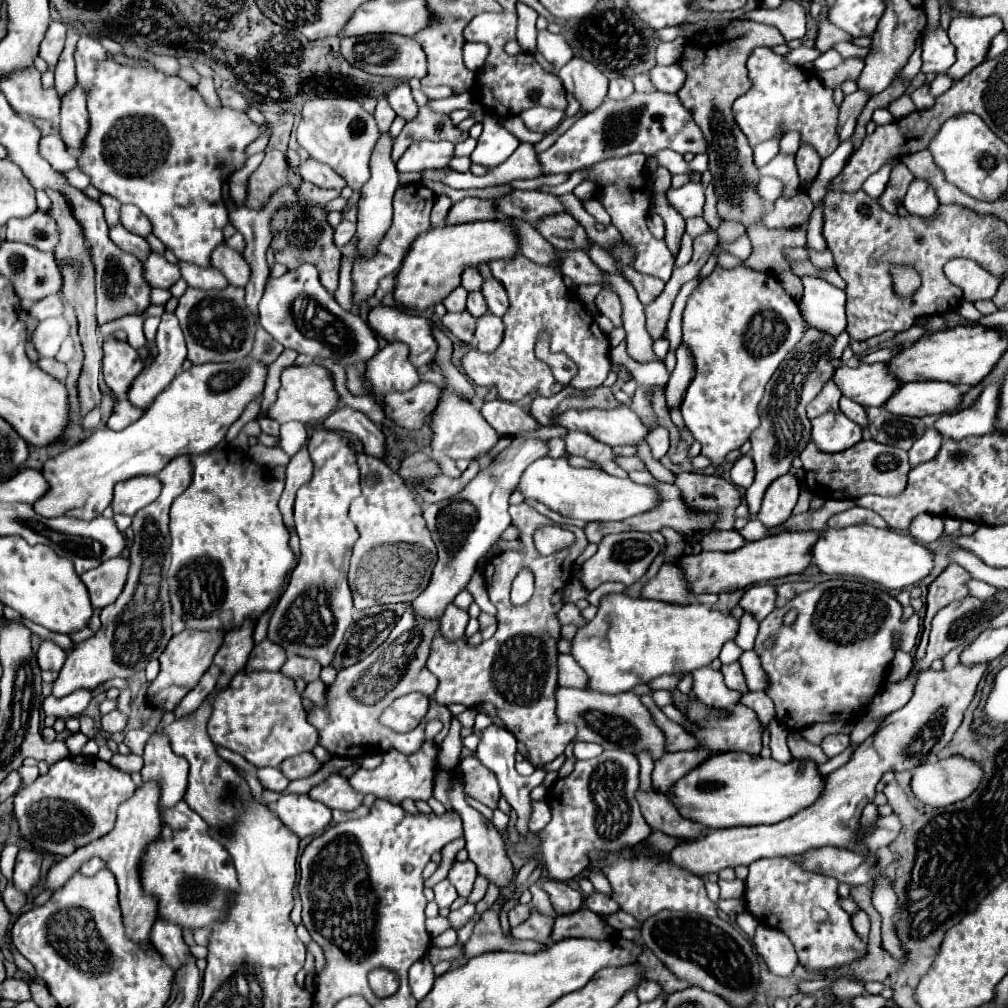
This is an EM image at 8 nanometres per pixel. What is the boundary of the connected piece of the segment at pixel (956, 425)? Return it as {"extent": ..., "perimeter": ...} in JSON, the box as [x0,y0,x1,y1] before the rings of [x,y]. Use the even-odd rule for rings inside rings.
{"extent":[935,382,1001,440],"perimeter":[[[1001,382],[989,384],[979,398],[965,410],[945,412],[935,422],[935,428],[949,438],[961,440],[965,436],[983,436],[995,430],[997,410],[999,410]]]}

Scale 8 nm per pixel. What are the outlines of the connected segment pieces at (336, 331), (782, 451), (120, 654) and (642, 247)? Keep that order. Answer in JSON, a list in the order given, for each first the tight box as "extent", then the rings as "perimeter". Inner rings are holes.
[{"extent":[259,264,379,368],"perimeter":[[[301,264],[297,270],[291,270],[287,274],[283,274],[281,278],[271,278],[269,284],[265,286],[265,294],[263,294],[259,306],[261,306],[261,324],[263,324],[263,328],[279,344],[283,344],[285,348],[295,350],[297,354],[305,354],[311,360],[329,358],[335,364],[347,368],[347,366],[353,366],[357,362],[367,364],[377,354],[377,350],[379,350],[377,336],[369,328],[369,324],[359,314],[353,314],[353,312],[343,310],[337,304],[337,300],[333,298],[333,294],[329,294],[327,290],[323,290],[319,278],[317,278],[317,270],[311,264]]]},{"extent":[745,326,835,516],"perimeter":[[[807,326],[803,338],[787,354],[787,358],[779,364],[777,372],[771,376],[771,380],[765,386],[765,396],[759,406],[761,424],[759,424],[759,428],[755,428],[751,432],[751,438],[749,438],[749,442],[751,442],[749,456],[755,462],[757,474],[755,474],[755,482],[745,492],[745,500],[747,500],[753,516],[757,516],[757,512],[759,512],[767,486],[775,478],[779,478],[791,470],[793,458],[799,456],[803,446],[807,446],[811,440],[811,424],[809,424],[805,410],[807,410],[807,404],[821,392],[825,382],[829,382],[835,372],[833,358],[829,356],[829,348],[833,342],[835,342],[835,336],[823,334],[817,328]]]},{"extent":[53,456,193,698],"perimeter":[[[189,456],[173,458],[159,480],[163,484],[161,496],[147,508],[133,516],[133,546],[131,546],[131,570],[123,594],[115,604],[101,610],[101,630],[91,638],[75,645],[68,653],[67,662],[53,682],[53,696],[65,698],[75,690],[93,690],[109,678],[131,678],[135,672],[143,670],[149,660],[159,658],[171,640],[171,604],[167,594],[167,570],[171,562],[169,546],[169,508],[177,496],[181,496],[193,478],[193,466]]]},{"extent":[587,154,673,282],"perimeter":[[[631,154],[627,158],[609,158],[607,162],[599,162],[587,168],[587,180],[599,186],[597,200],[603,204],[607,214],[611,216],[613,226],[623,234],[625,242],[635,250],[635,270],[641,274],[649,274],[667,282],[673,272],[673,254],[669,252],[665,240],[655,238],[647,228],[647,216],[651,208],[651,190],[647,186],[645,176],[645,154]]]}]

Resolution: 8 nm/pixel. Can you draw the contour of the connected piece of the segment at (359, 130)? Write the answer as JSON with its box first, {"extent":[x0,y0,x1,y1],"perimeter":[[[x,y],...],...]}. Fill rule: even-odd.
{"extent":[297,98,379,190],"perimeter":[[[315,98],[303,104],[301,122],[297,126],[297,142],[311,158],[331,166],[349,188],[361,190],[369,178],[369,156],[379,138],[379,128],[359,100],[355,98]]]}

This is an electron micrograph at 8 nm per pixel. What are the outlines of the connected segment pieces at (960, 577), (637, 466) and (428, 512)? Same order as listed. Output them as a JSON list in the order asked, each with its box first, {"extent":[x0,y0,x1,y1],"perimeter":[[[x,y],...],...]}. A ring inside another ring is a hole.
[{"extent":[915,564,971,659],"perimeter":[[[949,564],[935,578],[935,582],[929,584],[929,592],[927,592],[927,614],[925,614],[925,622],[922,624],[921,640],[915,650],[916,659],[921,659],[925,656],[931,622],[933,616],[937,614],[937,610],[949,606],[951,602],[965,600],[969,596],[969,588],[967,588],[969,580],[971,580],[971,574],[965,568],[961,568],[957,564]]]},{"extent":[615,456,645,470],"perimeter":[[[617,456],[615,458],[615,462],[623,468],[623,470],[643,470],[645,468],[645,464],[639,460],[639,458],[623,458],[623,456]]]},{"extent":[411,440,549,618],"perimeter":[[[513,440],[511,446],[505,448],[489,466],[483,466],[459,494],[425,508],[423,518],[429,524],[433,542],[437,544],[439,558],[427,590],[423,590],[423,594],[419,594],[419,598],[411,604],[417,616],[439,618],[447,604],[451,604],[453,598],[465,590],[471,574],[475,572],[477,560],[491,550],[491,546],[501,538],[503,530],[511,524],[511,516],[507,512],[509,496],[519,484],[523,470],[531,462],[547,456],[547,450],[549,448],[541,440]]]}]

